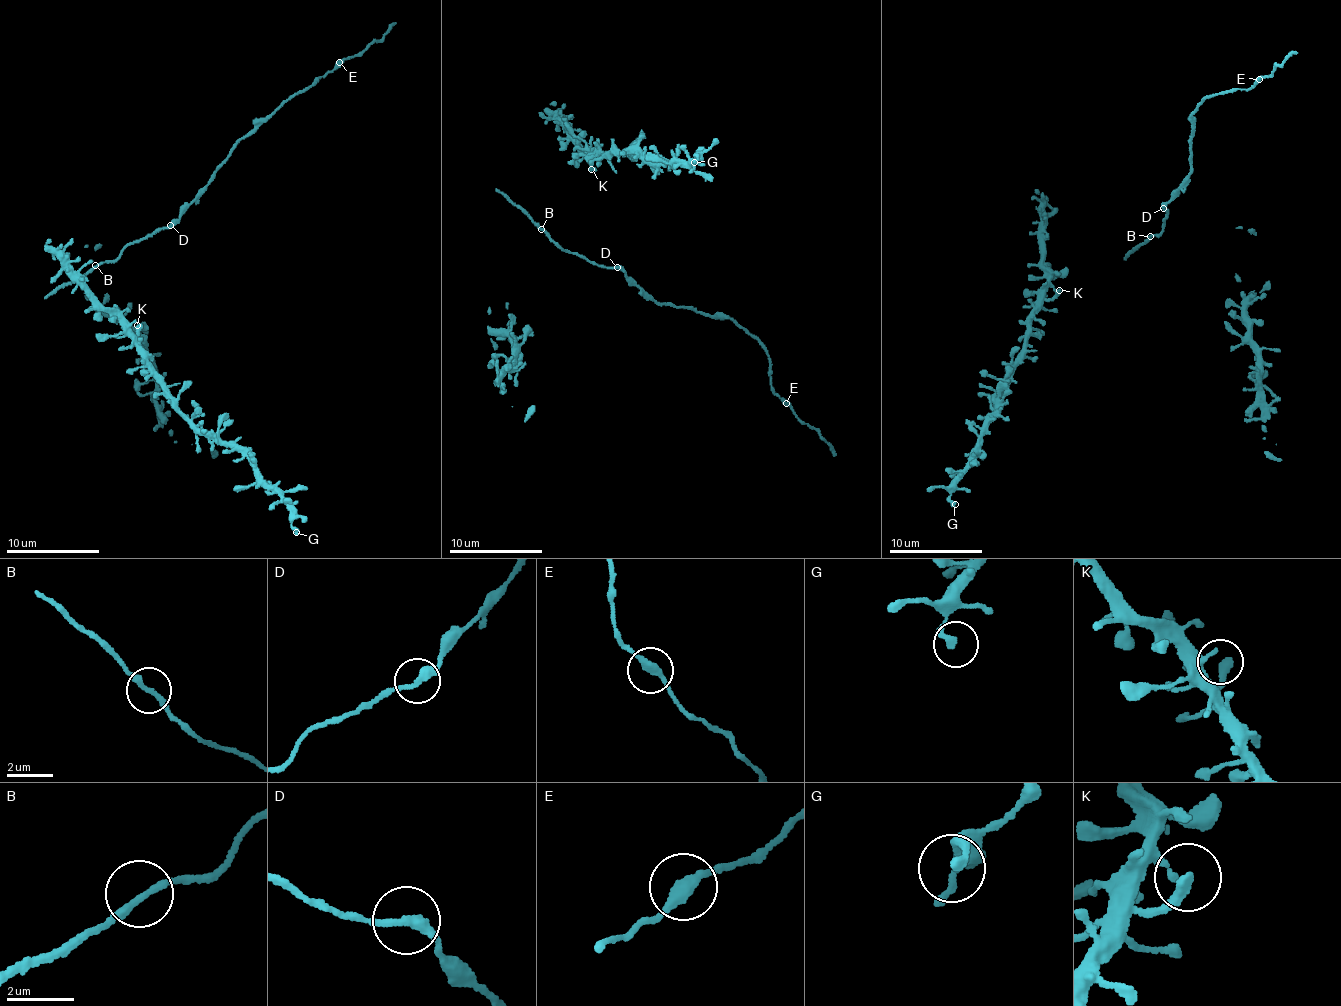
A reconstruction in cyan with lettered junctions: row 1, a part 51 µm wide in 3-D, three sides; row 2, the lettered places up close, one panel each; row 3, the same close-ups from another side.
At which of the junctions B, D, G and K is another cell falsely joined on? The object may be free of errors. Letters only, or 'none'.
none

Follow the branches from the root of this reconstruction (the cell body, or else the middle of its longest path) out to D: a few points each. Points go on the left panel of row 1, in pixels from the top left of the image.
D: (97, 265), (111, 262), (128, 245), (170, 224)

